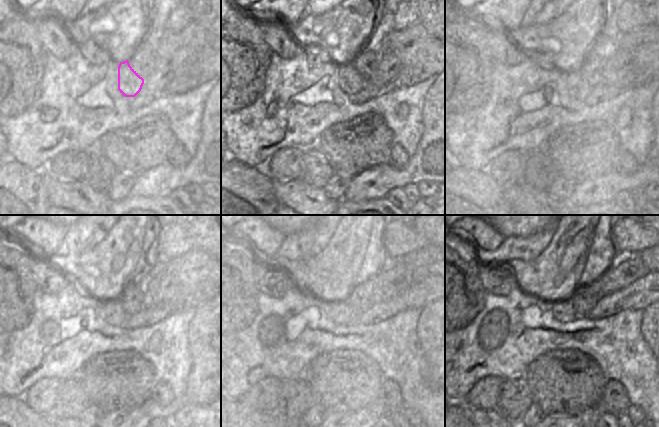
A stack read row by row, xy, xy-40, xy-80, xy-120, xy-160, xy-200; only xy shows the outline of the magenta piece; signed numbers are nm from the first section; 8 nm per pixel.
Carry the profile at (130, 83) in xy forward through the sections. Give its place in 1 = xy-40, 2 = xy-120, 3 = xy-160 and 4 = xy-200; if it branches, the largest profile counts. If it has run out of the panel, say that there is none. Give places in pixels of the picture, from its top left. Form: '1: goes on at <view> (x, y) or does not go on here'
1: goes on at xy-40 (351, 82)
2: goes on at xy-120 (115, 314)
3: goes on at xy-160 (340, 312)
4: goes on at xy-200 (563, 311)

